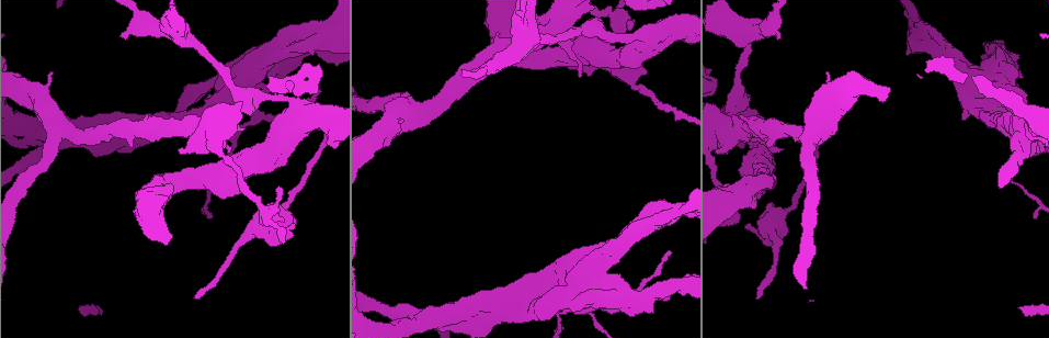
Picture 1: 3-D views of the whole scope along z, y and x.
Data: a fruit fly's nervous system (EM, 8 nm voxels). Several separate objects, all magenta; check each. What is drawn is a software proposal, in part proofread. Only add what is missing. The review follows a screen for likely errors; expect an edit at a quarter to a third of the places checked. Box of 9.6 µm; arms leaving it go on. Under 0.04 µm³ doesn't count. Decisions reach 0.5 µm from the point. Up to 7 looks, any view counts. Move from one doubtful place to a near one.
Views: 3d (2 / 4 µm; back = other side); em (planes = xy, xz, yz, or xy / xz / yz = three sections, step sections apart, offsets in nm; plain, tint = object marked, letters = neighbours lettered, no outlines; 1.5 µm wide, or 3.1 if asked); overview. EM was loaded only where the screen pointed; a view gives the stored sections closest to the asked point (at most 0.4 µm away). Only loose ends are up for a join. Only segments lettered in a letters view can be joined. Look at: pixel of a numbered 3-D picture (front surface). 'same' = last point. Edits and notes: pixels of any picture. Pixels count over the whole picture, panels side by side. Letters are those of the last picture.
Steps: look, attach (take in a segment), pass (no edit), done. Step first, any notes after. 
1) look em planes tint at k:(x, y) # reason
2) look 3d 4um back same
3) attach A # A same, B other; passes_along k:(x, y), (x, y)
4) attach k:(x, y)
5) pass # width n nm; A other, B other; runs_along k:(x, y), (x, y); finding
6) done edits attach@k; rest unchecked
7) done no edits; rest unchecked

look em planes letters at 1:(194, 296)

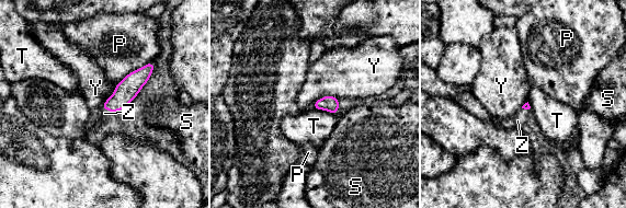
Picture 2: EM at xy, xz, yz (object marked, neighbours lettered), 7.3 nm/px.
attach Z # P other, S other, T other, Y other, Z same; it goes on there

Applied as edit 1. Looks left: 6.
look em yz step 8 tint at 1:(667, 298) # tapers out

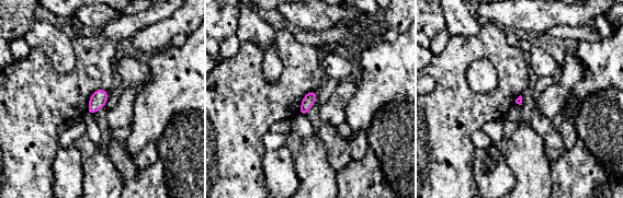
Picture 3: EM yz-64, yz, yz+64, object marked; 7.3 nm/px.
look em xy step 8 letters same # cut it another way

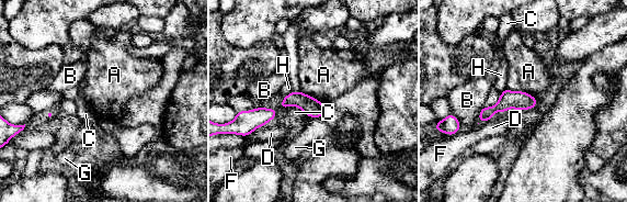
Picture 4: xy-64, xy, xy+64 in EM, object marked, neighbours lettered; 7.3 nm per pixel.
pass # A other, B other, C other, D other, F other, G other, H other; runs_along 4:(533, 101), (505, 101), (481, 119); none of them fits

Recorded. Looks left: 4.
done edits attach@2; rest unchecked

